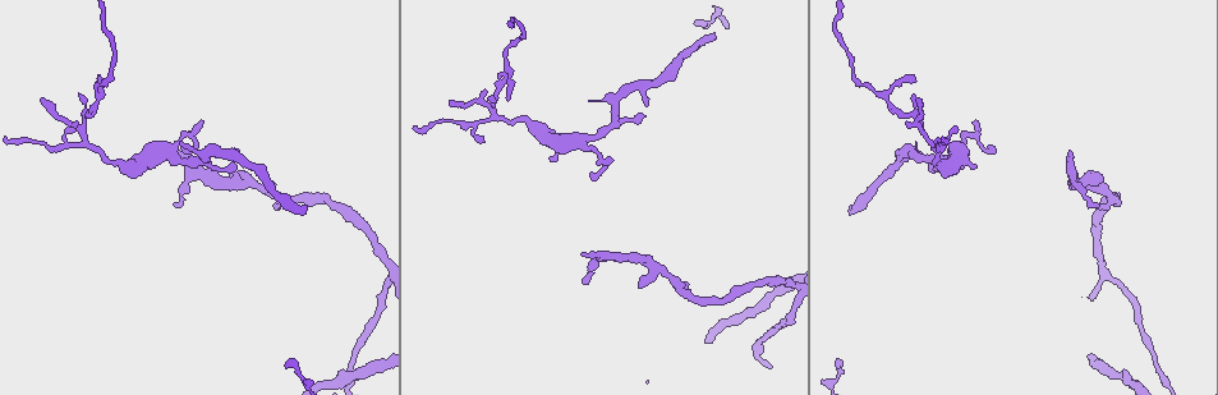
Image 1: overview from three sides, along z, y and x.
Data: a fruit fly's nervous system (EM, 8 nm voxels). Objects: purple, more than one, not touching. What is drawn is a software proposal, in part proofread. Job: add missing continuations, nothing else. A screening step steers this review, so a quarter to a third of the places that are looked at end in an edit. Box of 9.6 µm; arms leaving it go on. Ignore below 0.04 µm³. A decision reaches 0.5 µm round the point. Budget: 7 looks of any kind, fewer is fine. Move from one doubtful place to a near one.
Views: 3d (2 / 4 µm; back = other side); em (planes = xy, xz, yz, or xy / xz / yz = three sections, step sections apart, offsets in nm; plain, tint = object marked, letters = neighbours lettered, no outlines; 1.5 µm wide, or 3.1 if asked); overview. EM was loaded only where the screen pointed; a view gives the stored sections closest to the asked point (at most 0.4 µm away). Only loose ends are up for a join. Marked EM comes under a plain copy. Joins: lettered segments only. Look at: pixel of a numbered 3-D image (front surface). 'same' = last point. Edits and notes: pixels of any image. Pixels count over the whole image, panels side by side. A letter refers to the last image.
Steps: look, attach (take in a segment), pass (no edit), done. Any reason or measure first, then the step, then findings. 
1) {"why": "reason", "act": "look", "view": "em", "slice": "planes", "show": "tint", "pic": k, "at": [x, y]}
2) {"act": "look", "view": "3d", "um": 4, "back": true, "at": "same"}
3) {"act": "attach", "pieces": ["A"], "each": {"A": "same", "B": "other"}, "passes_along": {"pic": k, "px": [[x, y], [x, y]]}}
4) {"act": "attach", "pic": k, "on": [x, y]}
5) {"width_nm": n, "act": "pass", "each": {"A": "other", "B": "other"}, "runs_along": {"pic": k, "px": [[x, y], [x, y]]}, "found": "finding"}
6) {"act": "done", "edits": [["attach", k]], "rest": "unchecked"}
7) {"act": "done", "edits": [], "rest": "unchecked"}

{"why": "branch stops here", "act": "look", "view": "3d", "um": 2, "pic": 1, "at": [1072, 152]}

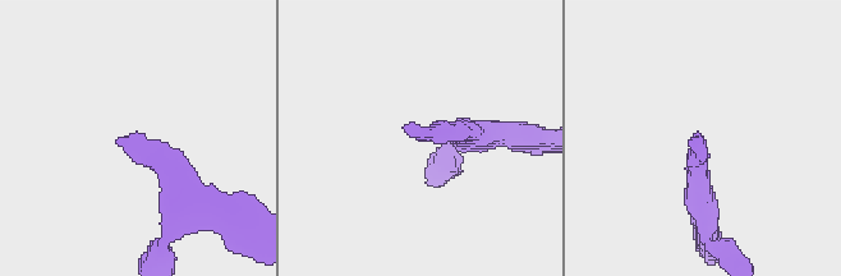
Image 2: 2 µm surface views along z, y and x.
{"why": "now the EM", "act": "look", "view": "em", "slice": "planes", "show": "letters", "pic": 2, "at": [702, 137]}

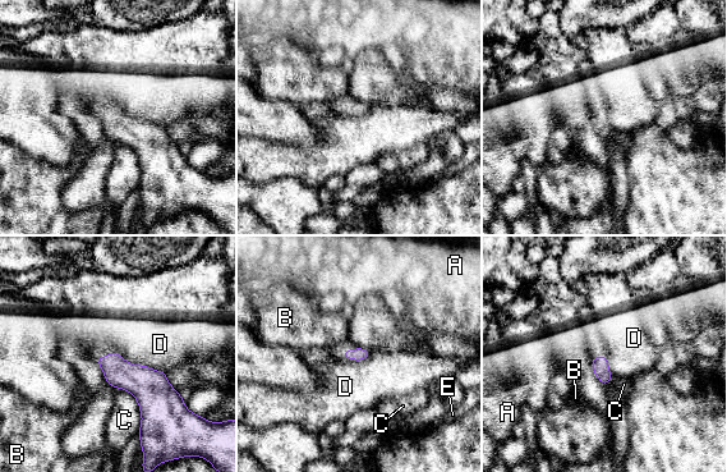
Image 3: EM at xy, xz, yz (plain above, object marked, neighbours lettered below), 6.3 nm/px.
{"act": "pass", "each": {"A": "other", "B": "other", "C": "other", "D": "other", "E": "other"}, "found": "none of them fits"}

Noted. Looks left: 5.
{"why": "an open end", "act": "look", "view": "em", "slice": "planes", "show": "tint", "pic": 1, "at": [43, 100]}

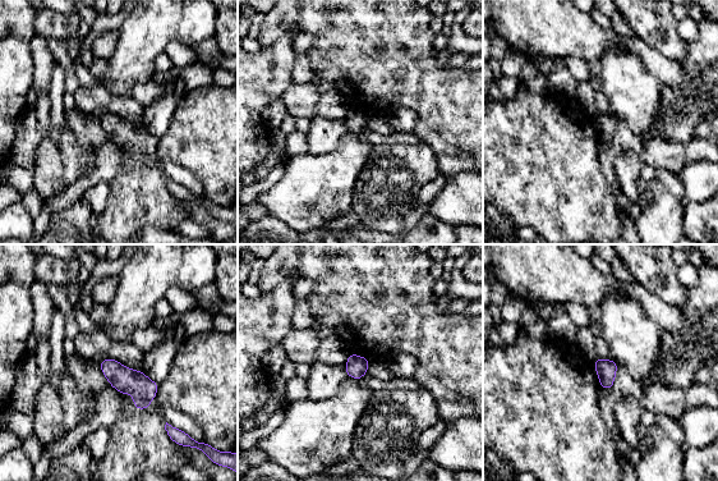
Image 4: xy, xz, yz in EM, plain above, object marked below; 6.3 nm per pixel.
{"act": "look", "view": "em", "slice": "planes", "show": "letters", "at": "same"}

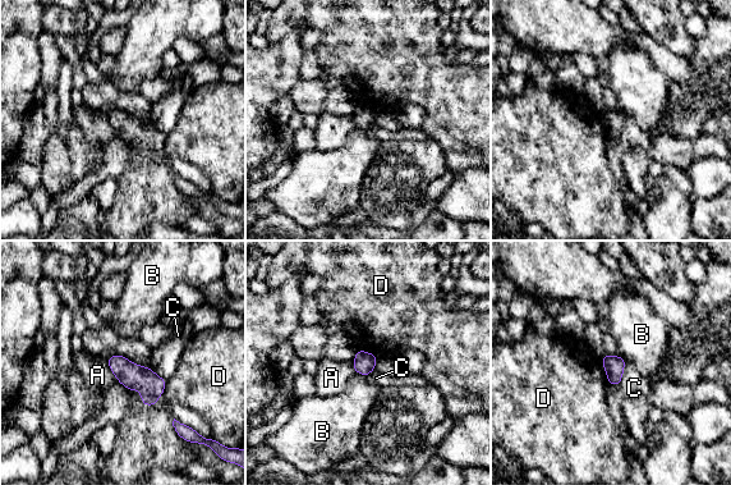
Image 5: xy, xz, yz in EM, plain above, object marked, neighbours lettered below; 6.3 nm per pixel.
{"width_nm": 130, "act": "pass", "each": {"A": "other", "B": "other", "C": "other", "D": "other"}, "found": "no lettered segment goes on from it"}

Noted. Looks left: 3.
{"act": "look", "view": "em", "slice": "planes", "show": "letters", "pic": 1, "at": [974, 124]}

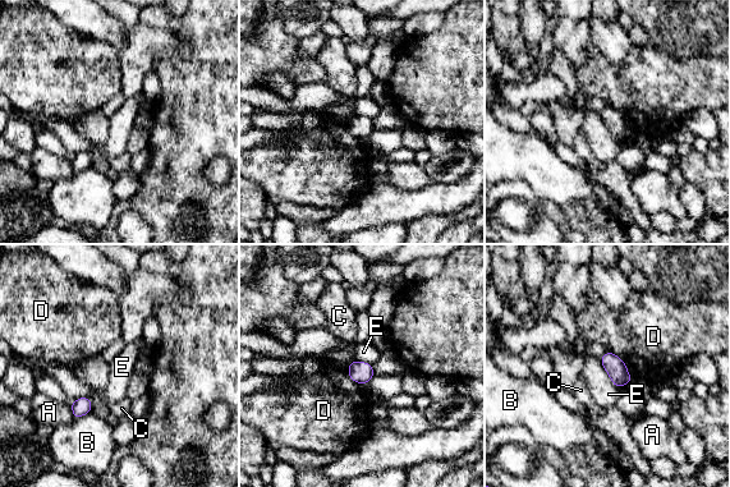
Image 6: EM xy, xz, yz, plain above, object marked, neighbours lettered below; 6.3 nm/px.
{"longest_contact_nm": ["D", 260], "act": "pass", "each": {"A": "other", "B": "other", "C": "other", "D": "other", "E": "other"}, "border": {"pic": 6, "px": [[598, 359], [616, 387]]}, "found": "no lettered segment goes on from it"}

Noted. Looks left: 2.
{"act": "done", "edits": [], "rest": "unchecked"}

